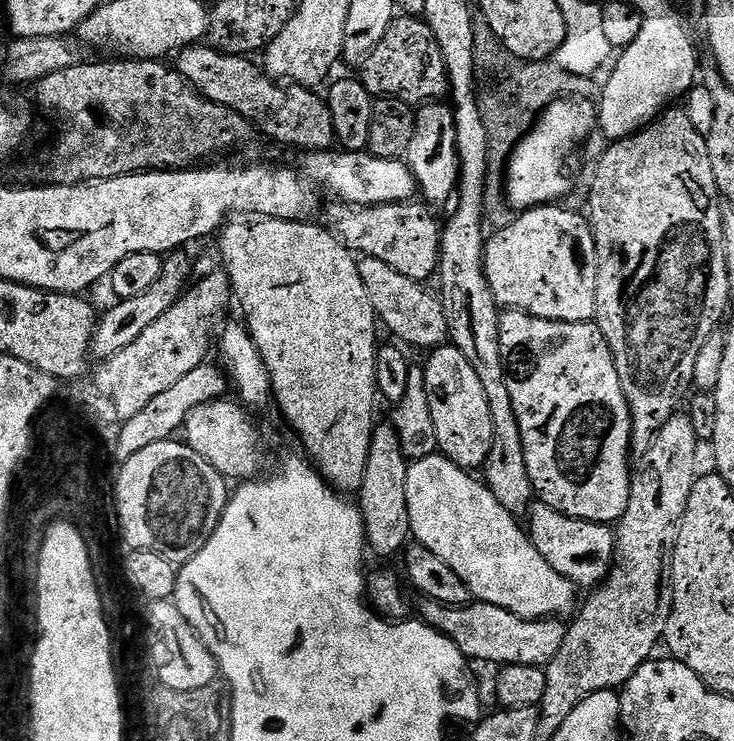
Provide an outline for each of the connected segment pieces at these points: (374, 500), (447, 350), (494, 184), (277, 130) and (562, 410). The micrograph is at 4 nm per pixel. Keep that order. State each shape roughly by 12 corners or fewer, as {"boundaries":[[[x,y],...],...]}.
{"boundaries":[[[395,428],[372,429],[358,493],[367,547],[397,555],[411,535],[409,463]],[[455,346],[422,367],[436,447],[483,469],[494,438],[482,381]],[[476,22],[477,71],[509,100],[481,107],[490,154],[484,221],[513,224],[508,160],[555,100],[593,77],[554,60],[520,60]],[[204,42],[176,71],[234,110],[304,154],[336,144],[319,91],[277,82],[249,57]],[[504,310],[533,493],[615,525],[634,429],[602,330]]]}

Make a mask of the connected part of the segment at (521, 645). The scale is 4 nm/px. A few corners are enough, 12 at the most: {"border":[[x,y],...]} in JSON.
{"border":[[424,600],[469,661],[547,669],[568,633],[502,606]]}

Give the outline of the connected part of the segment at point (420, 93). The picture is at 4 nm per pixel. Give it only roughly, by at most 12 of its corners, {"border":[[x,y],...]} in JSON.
{"border":[[397,15],[359,65],[374,98],[423,106],[449,91],[423,19]]}

